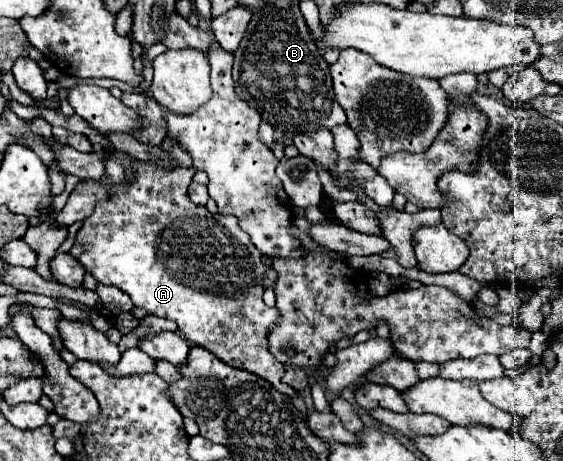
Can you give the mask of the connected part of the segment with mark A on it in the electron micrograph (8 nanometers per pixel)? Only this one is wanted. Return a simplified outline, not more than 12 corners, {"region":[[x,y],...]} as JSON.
{"region":[[113,151],[69,253],[277,391],[279,309],[193,167]]}

